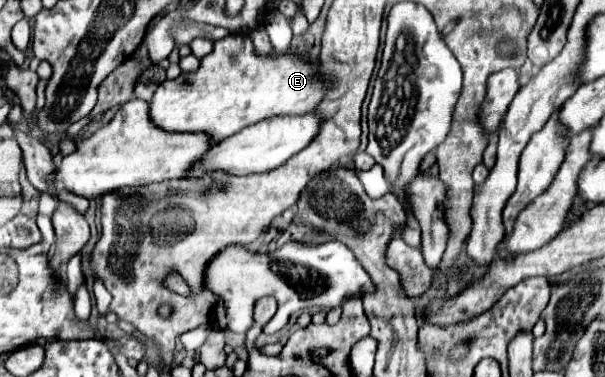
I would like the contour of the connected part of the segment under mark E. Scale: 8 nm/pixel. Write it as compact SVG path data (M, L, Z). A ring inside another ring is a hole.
M229 34L215 42L213 52L201 60L197 72L165 80L157 88L151 100L151 118L163 130L209 132L221 142L263 118L311 112L331 88L333 84L323 74L319 60L313 64L311 56L291 52L263 56L255 52L249 36Z

